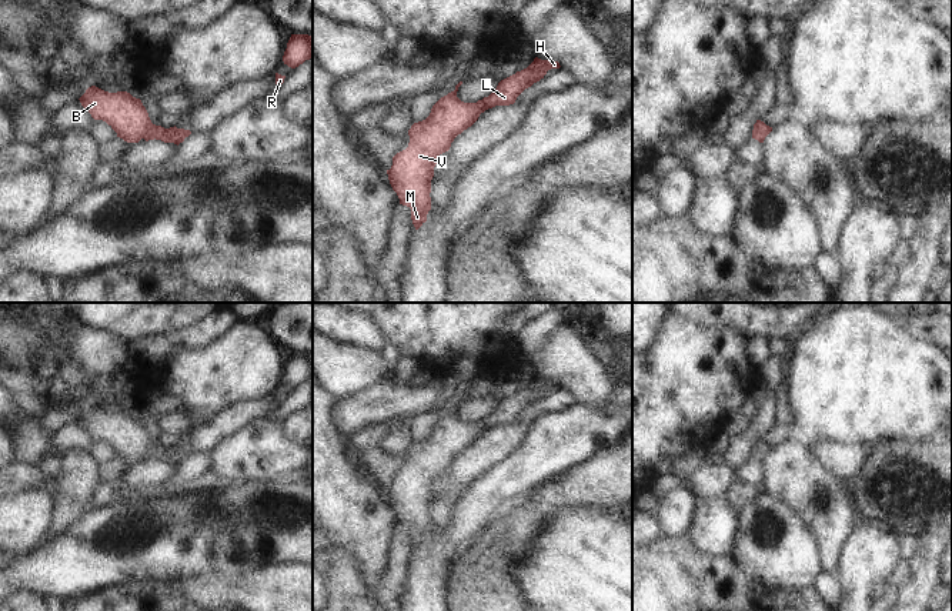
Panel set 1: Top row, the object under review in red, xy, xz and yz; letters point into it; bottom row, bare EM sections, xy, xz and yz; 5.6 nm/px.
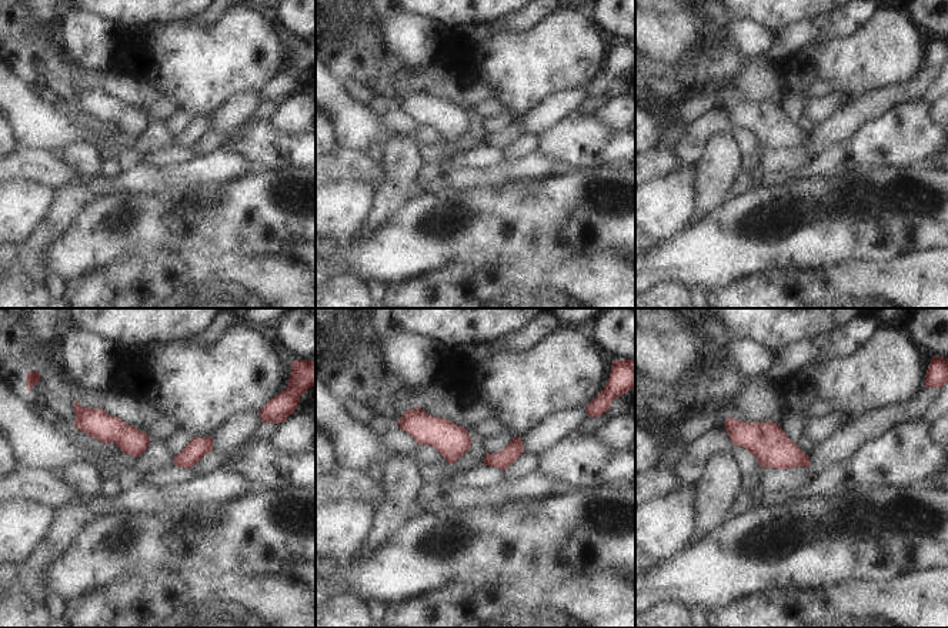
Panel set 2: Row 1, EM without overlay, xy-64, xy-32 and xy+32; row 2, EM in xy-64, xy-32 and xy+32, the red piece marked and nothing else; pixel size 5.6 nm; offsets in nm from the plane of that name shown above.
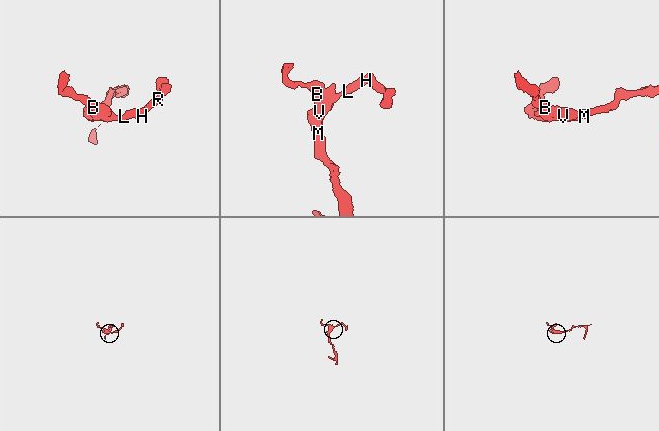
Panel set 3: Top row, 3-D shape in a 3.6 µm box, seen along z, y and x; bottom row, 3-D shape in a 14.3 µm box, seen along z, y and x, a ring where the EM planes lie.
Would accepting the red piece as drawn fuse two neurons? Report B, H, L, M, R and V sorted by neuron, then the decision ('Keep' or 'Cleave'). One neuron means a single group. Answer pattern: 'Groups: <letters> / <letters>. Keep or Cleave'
Groups: B H L M R V. Keep

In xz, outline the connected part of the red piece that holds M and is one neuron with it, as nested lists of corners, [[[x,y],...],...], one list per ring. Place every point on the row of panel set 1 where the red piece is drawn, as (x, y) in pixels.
[[[535,57],[527,69],[501,80],[497,89],[488,97],[484,97],[477,103],[464,103],[457,97],[458,87],[462,84],[462,81],[460,81],[454,91],[441,97],[432,106],[431,113],[425,120],[411,126],[408,130],[408,147],[393,157],[393,166],[390,170],[387,170],[387,174],[393,190],[400,198],[400,204],[411,208],[411,220],[415,230],[418,230],[427,221],[427,214],[431,210],[430,193],[437,157],[448,151],[454,138],[471,127],[478,120],[481,113],[495,106],[514,104],[517,97],[525,89],[544,79],[548,70],[559,67],[561,66],[558,61],[541,60]]]

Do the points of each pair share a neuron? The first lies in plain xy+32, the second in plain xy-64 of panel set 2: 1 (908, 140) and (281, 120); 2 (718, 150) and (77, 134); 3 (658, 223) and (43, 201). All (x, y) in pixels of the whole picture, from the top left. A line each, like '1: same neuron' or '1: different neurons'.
1: different neurons
2: different neurons
3: same neuron

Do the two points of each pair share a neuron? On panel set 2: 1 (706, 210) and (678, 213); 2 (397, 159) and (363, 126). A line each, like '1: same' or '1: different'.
1: different
2: different

